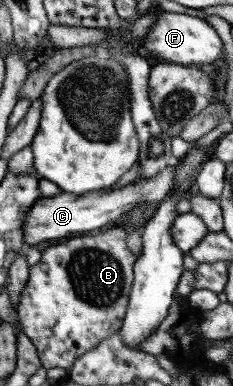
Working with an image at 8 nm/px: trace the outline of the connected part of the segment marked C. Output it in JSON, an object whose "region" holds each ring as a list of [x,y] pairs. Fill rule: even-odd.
{"region":[[[174,160],[169,163],[164,167],[164,171],[152,179],[136,179],[116,190],[100,190],[99,193],[94,191],[80,195],[73,192],[61,192],[56,196],[38,198],[35,201],[35,206],[32,206],[31,211],[25,215],[24,241],[32,246],[51,239],[72,238],[84,233],[99,232],[113,226],[122,216],[138,205],[152,203],[158,205],[166,198],[168,192],[174,191],[174,170],[176,170],[178,162],[180,161]]]}

